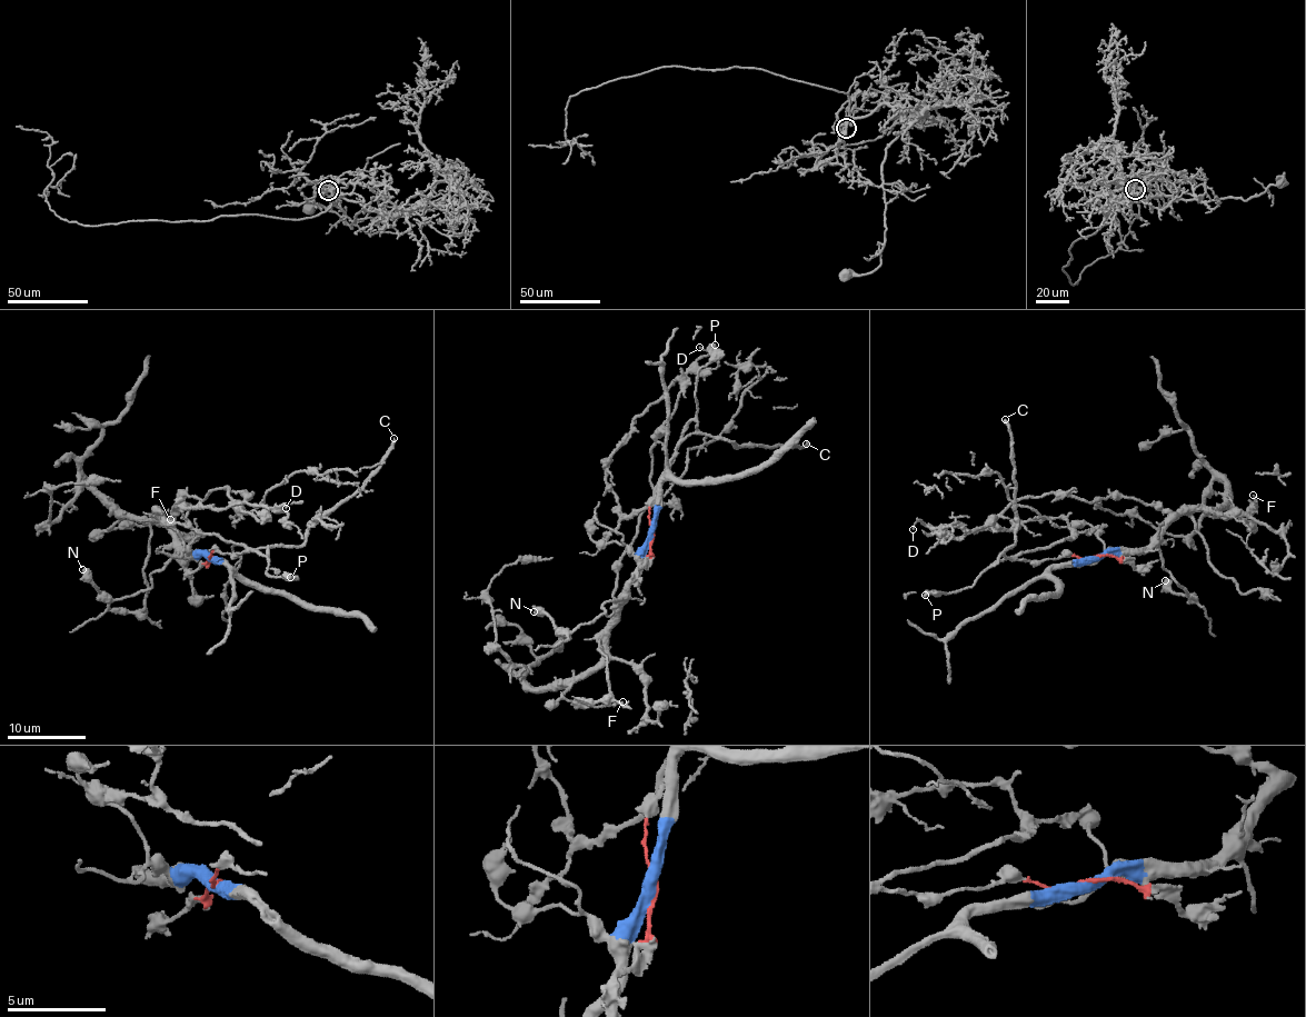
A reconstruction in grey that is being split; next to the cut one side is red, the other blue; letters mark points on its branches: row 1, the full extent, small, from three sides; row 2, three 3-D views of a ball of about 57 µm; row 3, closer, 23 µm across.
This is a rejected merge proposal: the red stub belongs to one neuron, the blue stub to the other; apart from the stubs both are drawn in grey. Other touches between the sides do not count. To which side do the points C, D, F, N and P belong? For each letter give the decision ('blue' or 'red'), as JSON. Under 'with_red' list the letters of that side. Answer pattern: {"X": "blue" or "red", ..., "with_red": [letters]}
{"C": "red", "D": "red", "F": "blue", "N": "blue", "P": "red", "with_red": ["C", "D", "P"]}

